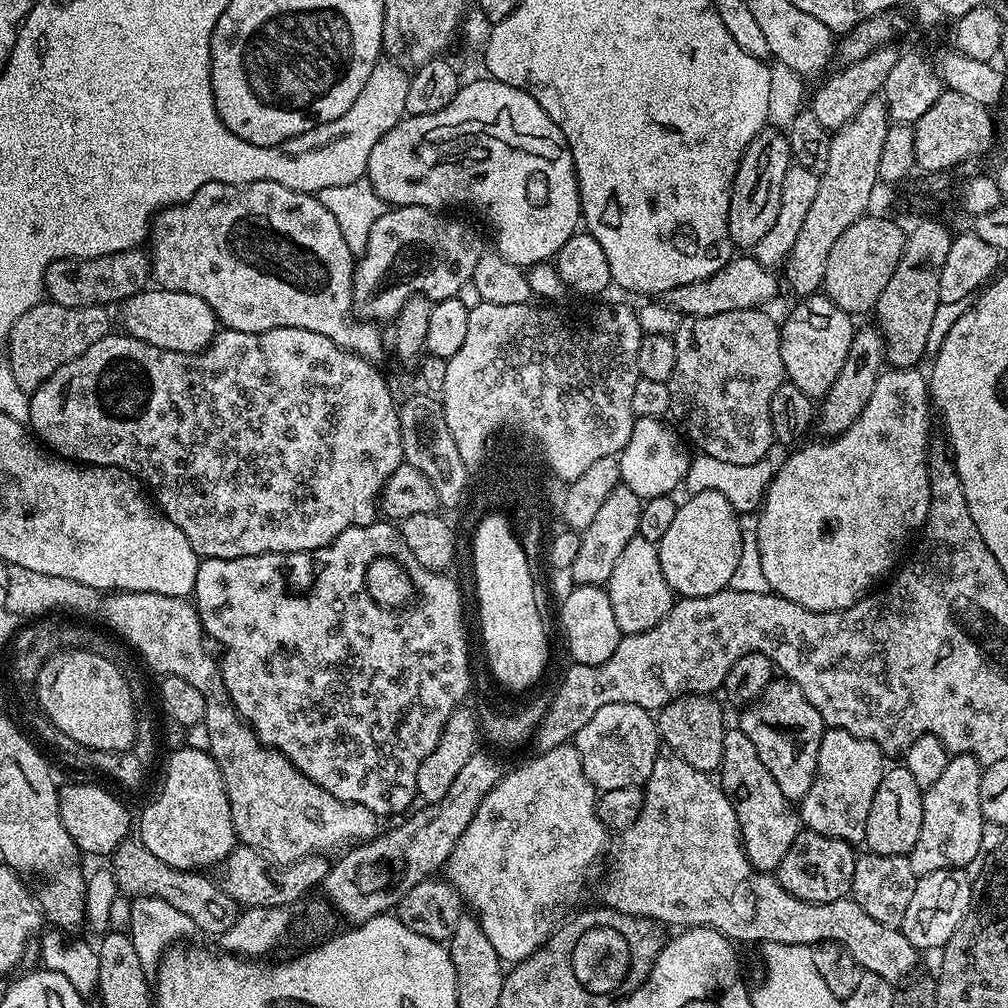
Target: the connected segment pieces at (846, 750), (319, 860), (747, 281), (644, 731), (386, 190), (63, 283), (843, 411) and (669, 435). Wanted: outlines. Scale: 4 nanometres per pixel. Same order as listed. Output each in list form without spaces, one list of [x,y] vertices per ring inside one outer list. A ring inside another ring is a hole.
[[[828,728],[818,750],[818,766],[814,774],[814,782],[798,804],[801,825],[809,832],[817,832],[835,840],[844,840],[853,846],[863,845],[866,818],[870,818],[870,802],[874,802],[874,790],[878,790],[878,782],[882,782],[886,771],[884,760],[886,760],[885,753],[881,752],[880,747],[874,742],[866,738],[858,738],[846,730]]]
[[[237,846],[224,859],[219,869],[218,883],[230,898],[244,908],[258,906],[292,906],[295,900],[303,901],[312,887],[323,885],[328,874],[330,860],[327,855],[317,854],[296,860],[292,864],[273,866],[268,857],[257,848]]]
[[[740,254],[729,260],[726,267],[715,272],[710,278],[686,286],[678,286],[674,290],[663,293],[662,300],[674,310],[678,310],[681,317],[713,316],[739,308],[760,308],[767,300],[775,298],[776,276],[775,271],[761,266],[755,255]]]
[[[611,704],[602,706],[602,710],[576,732],[574,747],[582,758],[586,778],[590,778],[600,792],[605,792],[643,786],[650,778],[650,770],[654,770],[656,757],[662,751],[662,741],[649,709],[633,704]]]
[[[491,78],[483,79],[476,80],[473,84],[465,83],[454,98],[454,102],[446,106],[446,110],[438,110],[438,114],[405,115],[404,119],[398,122],[398,126],[394,126],[394,130],[382,134],[374,150],[370,150],[366,177],[388,206],[422,206],[433,210],[452,210],[448,208],[456,208],[459,204],[468,203],[470,207],[477,208],[492,227],[492,236],[496,239],[495,251],[499,252],[502,258],[517,264],[519,268],[528,270],[532,265],[551,261],[556,251],[581,227],[580,187],[576,181],[576,167],[572,161],[572,152],[568,149],[568,139],[562,134],[562,130],[558,130],[558,126],[549,118],[546,110],[542,110],[542,106],[534,102],[531,94]]]
[[[139,247],[128,252],[115,252],[89,260],[55,260],[44,275],[44,290],[53,304],[85,308],[86,306],[113,306],[145,291],[150,284],[150,256]]]
[[[875,326],[869,328],[857,327],[852,334],[850,350],[842,370],[838,370],[838,378],[834,378],[834,386],[823,396],[818,416],[824,419],[824,436],[831,438],[840,436],[850,426],[854,426],[856,419],[862,414],[866,402],[870,402],[870,394],[874,394],[874,386],[878,382],[881,372],[885,371],[886,357],[884,354],[884,339],[880,329]]]
[[[661,418],[633,419],[630,442],[626,442],[618,457],[622,483],[634,490],[634,494],[638,494],[644,502],[659,496],[672,496],[675,488],[679,489],[683,485],[688,473],[690,452],[684,449],[685,441],[679,431],[676,433],[670,425],[664,423],[668,422]]]

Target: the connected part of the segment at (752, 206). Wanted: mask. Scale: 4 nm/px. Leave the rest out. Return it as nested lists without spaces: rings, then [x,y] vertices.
[[[768,126],[750,142],[740,160],[730,194],[728,229],[737,249],[755,249],[770,226],[774,226],[778,219],[778,206],[782,206],[782,178],[786,178],[786,170],[792,163],[792,151],[783,131],[775,132],[772,126]]]

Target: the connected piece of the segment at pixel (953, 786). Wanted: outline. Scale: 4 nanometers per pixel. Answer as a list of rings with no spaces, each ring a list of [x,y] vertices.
[[[953,755],[946,762],[946,771],[934,781],[934,786],[923,789],[922,830],[918,830],[918,842],[914,842],[910,853],[913,872],[917,878],[934,874],[947,868],[967,869],[981,855],[982,830],[985,826],[982,806],[980,805],[980,777],[982,765],[975,756]]]

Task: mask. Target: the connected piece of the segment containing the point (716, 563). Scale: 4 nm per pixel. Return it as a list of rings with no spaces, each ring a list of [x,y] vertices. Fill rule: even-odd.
[[[700,491],[689,495],[688,500],[677,507],[676,516],[660,542],[659,565],[667,584],[679,597],[706,597],[710,594],[725,591],[734,574],[741,552],[741,528],[739,515],[733,510],[726,498],[717,491]]]

